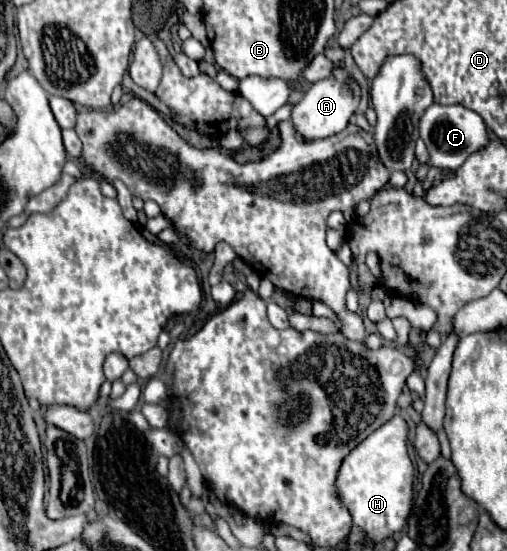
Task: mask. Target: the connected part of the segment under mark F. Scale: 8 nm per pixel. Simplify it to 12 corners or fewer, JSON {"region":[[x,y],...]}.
{"region":[[432,104],[420,120],[428,166],[460,168],[490,142],[480,114]]}

